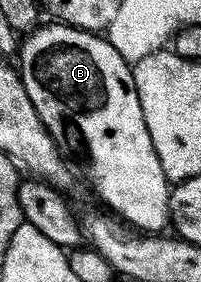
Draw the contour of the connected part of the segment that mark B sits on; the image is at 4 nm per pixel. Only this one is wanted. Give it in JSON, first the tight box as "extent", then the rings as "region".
{"extent":[20,24,172,232],"region":[[[65,24],[53,25],[39,25],[20,42],[20,77],[40,120],[54,141],[64,147],[67,155],[75,154],[86,165],[86,178],[91,188],[98,193],[100,201],[111,206],[123,218],[123,223],[131,222],[142,232],[165,231],[162,229],[167,229],[170,220],[172,186],[164,176],[164,168],[160,168],[156,148],[152,148],[152,136],[148,136],[148,124],[144,124],[144,112],[140,108],[131,63],[120,56],[116,48],[112,48],[109,37],[99,36],[93,30],[78,30]]]}

